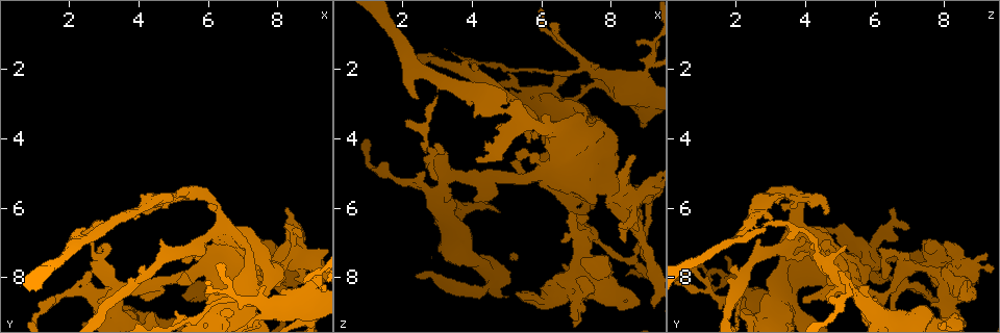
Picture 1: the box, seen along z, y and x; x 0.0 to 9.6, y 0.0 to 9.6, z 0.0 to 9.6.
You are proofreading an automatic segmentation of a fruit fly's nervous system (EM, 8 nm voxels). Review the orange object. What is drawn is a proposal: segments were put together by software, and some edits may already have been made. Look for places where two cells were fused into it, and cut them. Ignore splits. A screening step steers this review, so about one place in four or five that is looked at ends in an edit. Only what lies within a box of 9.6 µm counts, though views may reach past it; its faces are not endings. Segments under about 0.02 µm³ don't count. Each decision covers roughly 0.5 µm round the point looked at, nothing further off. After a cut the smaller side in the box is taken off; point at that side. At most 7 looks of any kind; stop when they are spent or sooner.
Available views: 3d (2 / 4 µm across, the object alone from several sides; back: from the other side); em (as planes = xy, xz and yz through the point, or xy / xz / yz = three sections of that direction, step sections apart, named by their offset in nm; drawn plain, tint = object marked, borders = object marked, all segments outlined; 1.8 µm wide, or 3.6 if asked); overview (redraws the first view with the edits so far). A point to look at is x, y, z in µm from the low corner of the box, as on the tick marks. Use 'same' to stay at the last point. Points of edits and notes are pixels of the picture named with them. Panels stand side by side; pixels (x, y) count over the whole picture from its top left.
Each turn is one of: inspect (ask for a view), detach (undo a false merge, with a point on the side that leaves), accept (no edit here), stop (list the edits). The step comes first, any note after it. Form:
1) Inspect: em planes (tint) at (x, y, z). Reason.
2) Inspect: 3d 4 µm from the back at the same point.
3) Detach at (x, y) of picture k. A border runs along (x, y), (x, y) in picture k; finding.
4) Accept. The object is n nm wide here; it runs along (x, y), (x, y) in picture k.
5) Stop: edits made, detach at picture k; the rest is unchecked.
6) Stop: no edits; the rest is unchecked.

Inspect: em planes (tint) at (3.10, 8.90, 5.95). Sharp bend.

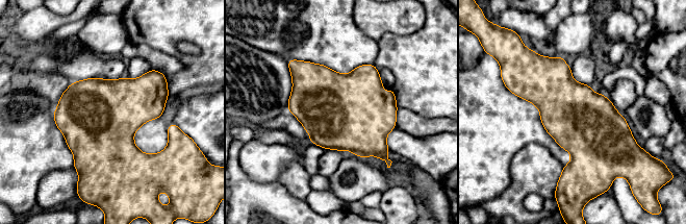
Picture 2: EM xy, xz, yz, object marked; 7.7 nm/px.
Accept. All the same cell.

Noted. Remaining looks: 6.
Inspect: 3d 4 µm at (7.75, 7.60, 8.10). Sudden change in width.

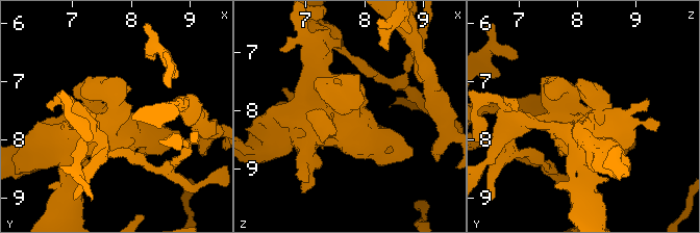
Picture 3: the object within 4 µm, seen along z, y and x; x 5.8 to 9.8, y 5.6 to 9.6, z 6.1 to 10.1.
Inspect: em 3.6 µm yz step 4 (tint) at (7.75, 7.60, 8.15). Now the EM.

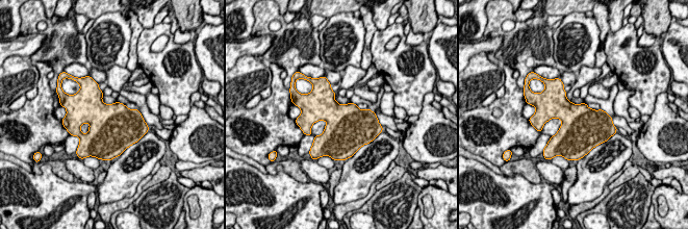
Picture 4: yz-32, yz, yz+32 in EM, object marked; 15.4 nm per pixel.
Inspect: em 3.6 µm planes (tint) at the same point. Cut it another way.

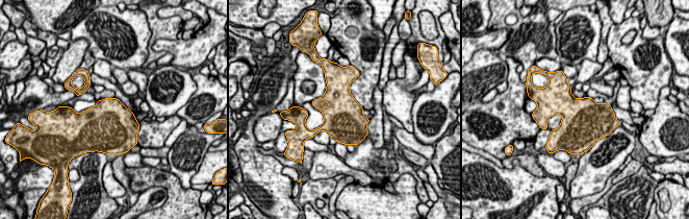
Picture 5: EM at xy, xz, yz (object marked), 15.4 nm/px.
Accept. All the same cell.

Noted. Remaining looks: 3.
Inspect: em planes (tint) at (5.50, 5.55, 3.45). Three-way junction.

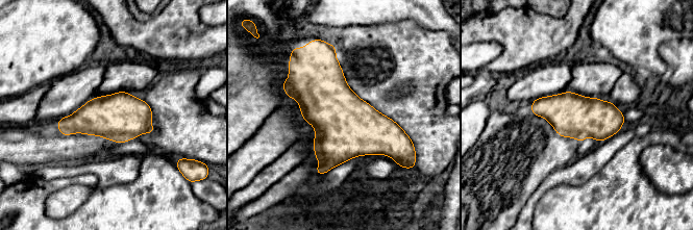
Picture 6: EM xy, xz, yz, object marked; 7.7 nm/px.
Accept. The object is 340 nm wide here; all the same cell.

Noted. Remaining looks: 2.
Stop: no edits; the rest is unchecked.

